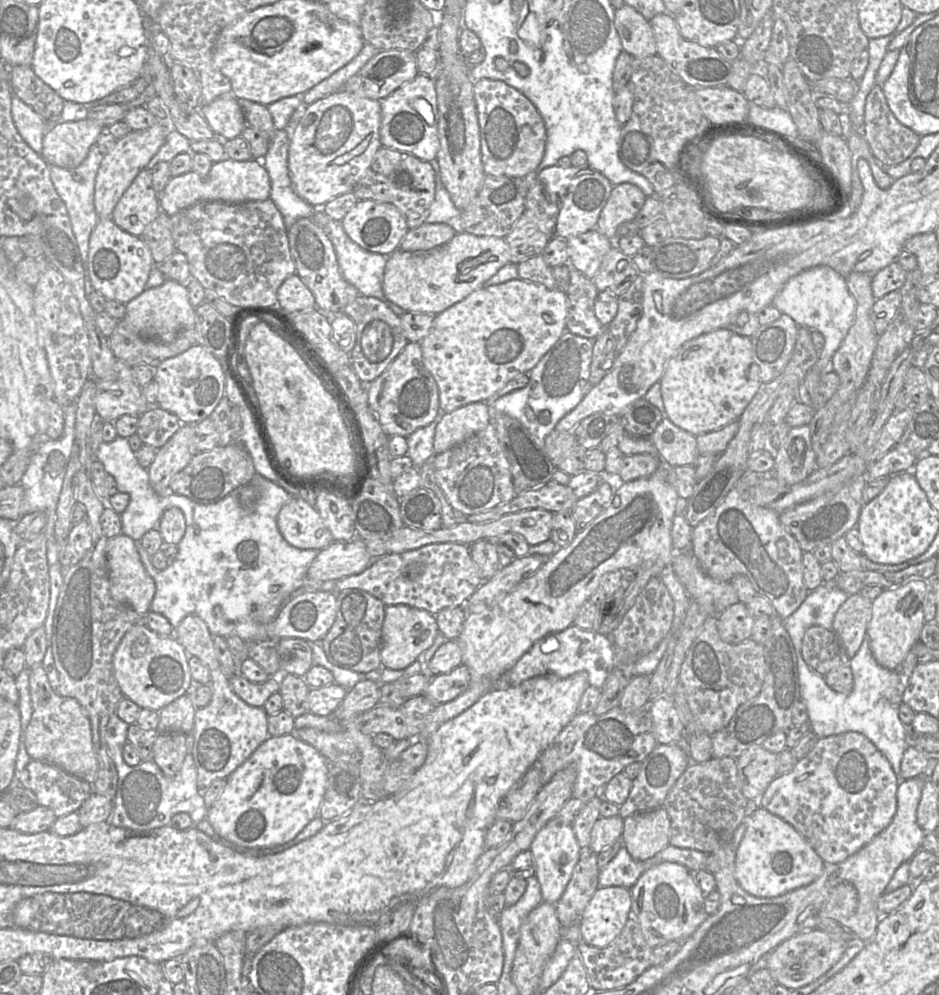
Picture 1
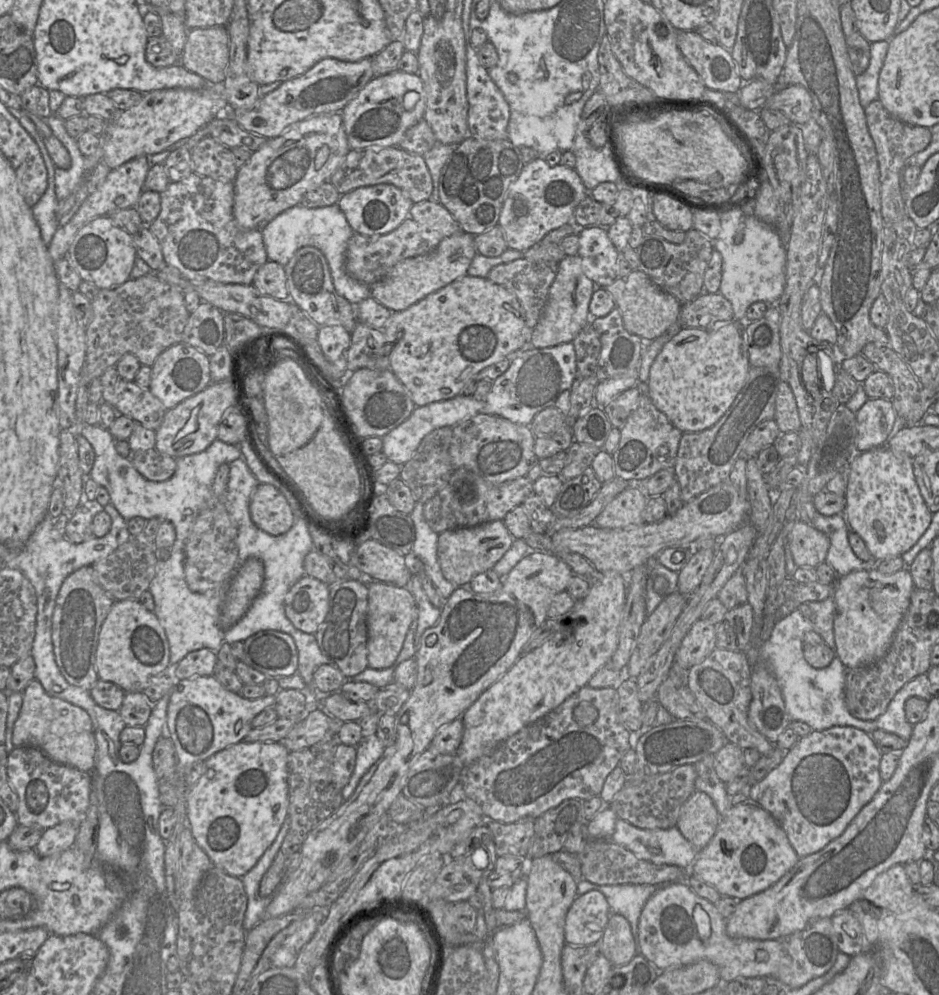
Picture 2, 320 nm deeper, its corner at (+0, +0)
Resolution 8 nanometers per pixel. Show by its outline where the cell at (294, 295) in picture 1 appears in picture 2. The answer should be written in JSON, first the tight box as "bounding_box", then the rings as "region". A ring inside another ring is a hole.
{"bounding_box":[252,260,288,300],"region":[[[268,260],[255,273],[252,285],[262,294],[278,300],[288,300],[287,276],[284,266]]]}

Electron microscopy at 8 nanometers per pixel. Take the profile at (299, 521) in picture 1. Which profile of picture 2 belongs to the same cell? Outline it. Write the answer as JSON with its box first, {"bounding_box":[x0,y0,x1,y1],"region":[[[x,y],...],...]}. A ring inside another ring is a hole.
{"bounding_box":[249,483,295,536],"region":[[[259,483],[254,489],[250,497],[249,513],[259,529],[273,536],[289,531],[295,521],[286,497],[267,483]]]}

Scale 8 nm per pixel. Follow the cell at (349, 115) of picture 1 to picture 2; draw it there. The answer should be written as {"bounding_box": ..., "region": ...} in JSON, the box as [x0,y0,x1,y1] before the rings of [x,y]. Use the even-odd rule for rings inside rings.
{"bounding_box":[233,112,350,230],"region":[[[340,112],[312,115],[288,127],[279,136],[268,139],[240,168],[234,183],[233,215],[237,225],[245,230],[262,230],[283,211],[298,205],[304,194],[329,181],[350,151]]]}

